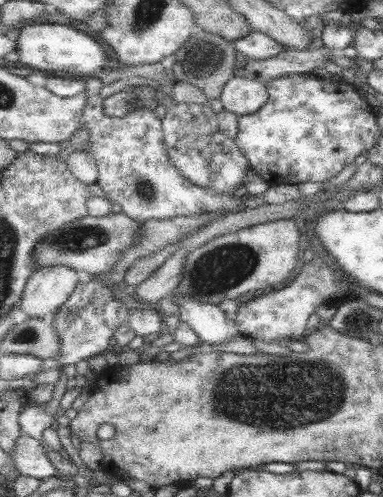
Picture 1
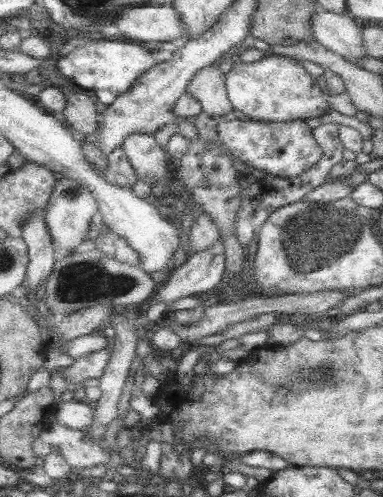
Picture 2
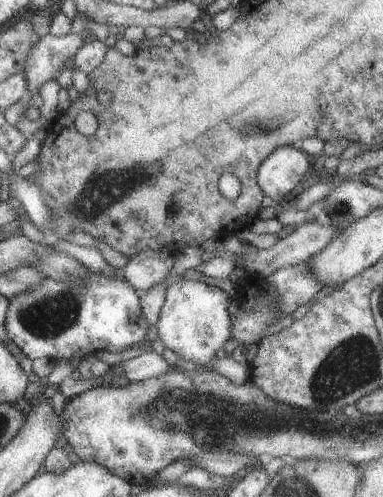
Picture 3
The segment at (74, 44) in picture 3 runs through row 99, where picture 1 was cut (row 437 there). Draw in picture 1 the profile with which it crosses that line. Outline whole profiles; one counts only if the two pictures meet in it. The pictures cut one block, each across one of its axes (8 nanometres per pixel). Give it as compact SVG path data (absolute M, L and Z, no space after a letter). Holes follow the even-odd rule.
M19 436L11 452L11 462L15 472L23 478L37 478L37 480L53 478L57 470L47 458L47 452L49 448L43 442L37 442L27 436Z

